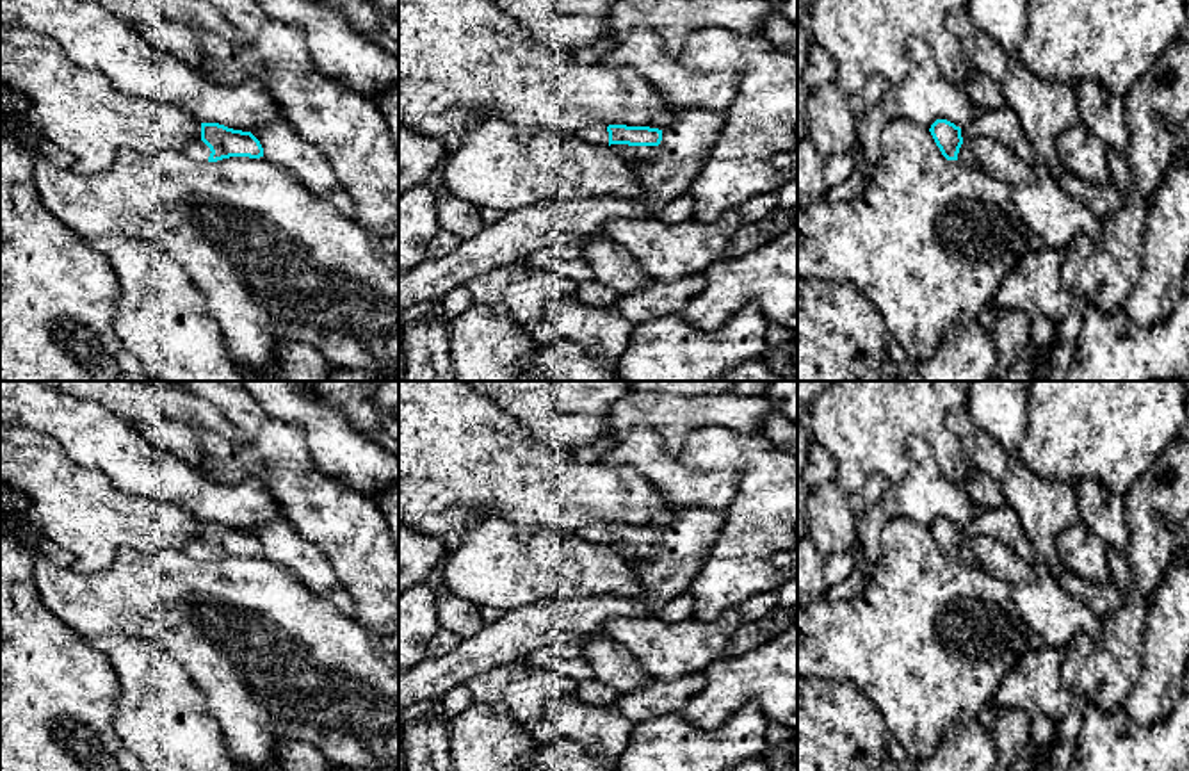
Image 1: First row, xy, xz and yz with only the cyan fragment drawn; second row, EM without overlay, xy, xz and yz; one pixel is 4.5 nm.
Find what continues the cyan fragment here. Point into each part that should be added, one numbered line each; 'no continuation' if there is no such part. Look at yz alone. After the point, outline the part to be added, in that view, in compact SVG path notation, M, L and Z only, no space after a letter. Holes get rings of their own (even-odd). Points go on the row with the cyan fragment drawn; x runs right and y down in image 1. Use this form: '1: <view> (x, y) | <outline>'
1: yz (965, 155) | M961 144L961 148L959 148L958 160L970 167L981 167L975 155L965 144Z

